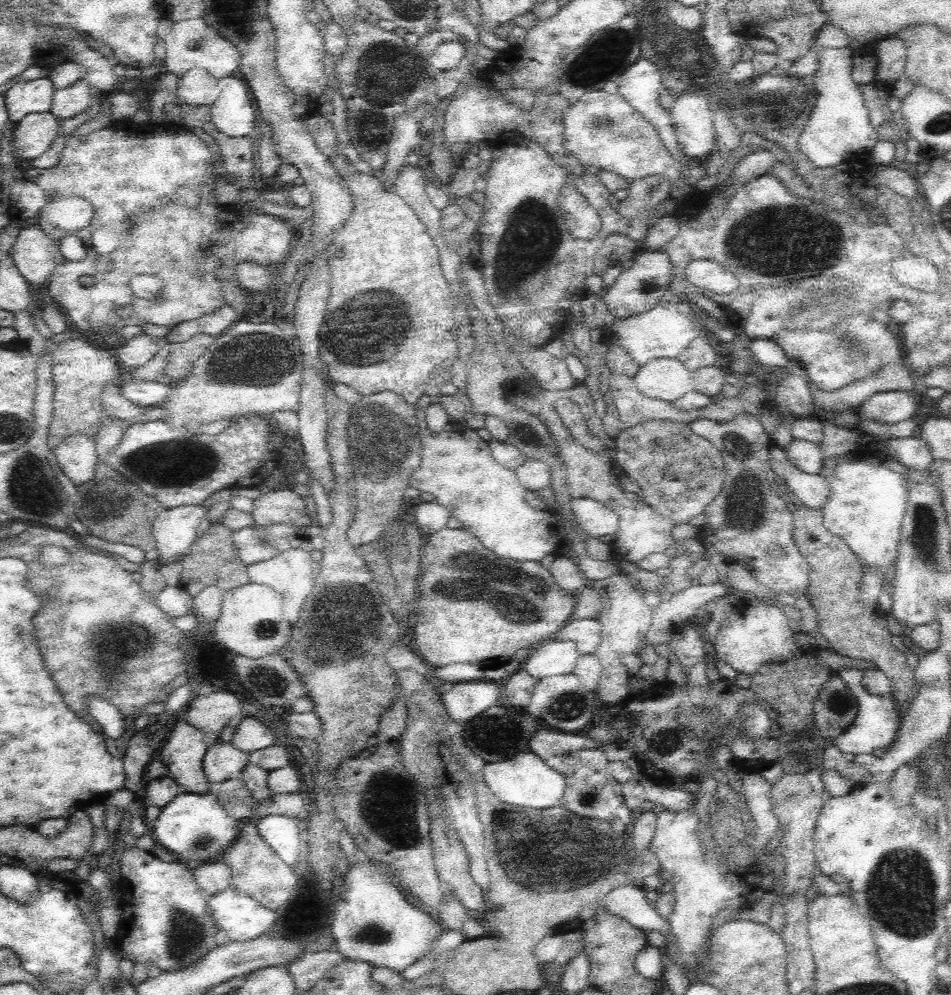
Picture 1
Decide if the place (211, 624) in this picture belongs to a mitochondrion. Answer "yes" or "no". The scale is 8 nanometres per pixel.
no

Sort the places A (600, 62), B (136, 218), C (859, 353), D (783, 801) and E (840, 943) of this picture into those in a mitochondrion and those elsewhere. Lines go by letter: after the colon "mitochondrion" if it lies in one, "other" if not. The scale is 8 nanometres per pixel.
A: mitochondrion
B: mitochondrion
C: mitochondrion
D: other
E: other

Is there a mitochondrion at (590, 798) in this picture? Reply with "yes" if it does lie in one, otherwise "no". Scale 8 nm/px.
yes

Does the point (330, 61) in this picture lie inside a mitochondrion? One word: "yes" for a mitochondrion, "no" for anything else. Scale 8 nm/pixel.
no

